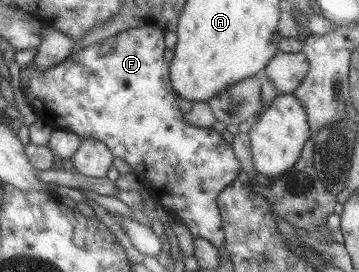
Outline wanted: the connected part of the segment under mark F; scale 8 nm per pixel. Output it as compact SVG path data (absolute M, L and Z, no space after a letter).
M142 26L128 31L122 31L114 37L109 37L102 43L95 43L94 45L84 49L84 52L78 52L76 57L70 57L63 60L60 64L48 68L48 70L40 70L36 64L31 63L21 70L20 89L25 96L29 106L32 107L42 120L51 122L53 124L60 124L64 126L66 130L75 132L80 135L82 139L98 139L104 141L109 149L113 151L113 155L118 158L124 159L127 163L130 163L134 167L134 173L137 174L140 181L144 184L145 189L148 192L149 203L157 202L163 207L170 217L170 221L177 221L183 223L188 230L190 230L194 239L206 238L214 244L218 249L223 249L226 243L225 230L223 229L223 218L221 215L221 206L218 203L218 198L221 193L238 179L238 175L242 173L242 165L238 160L233 145L230 145L222 134L218 131L214 131L211 128L202 128L194 125L189 125L184 121L185 114L180 109L180 96L177 91L174 90L173 79L170 75L170 63L166 63L166 41L164 41L165 29L156 26Z

